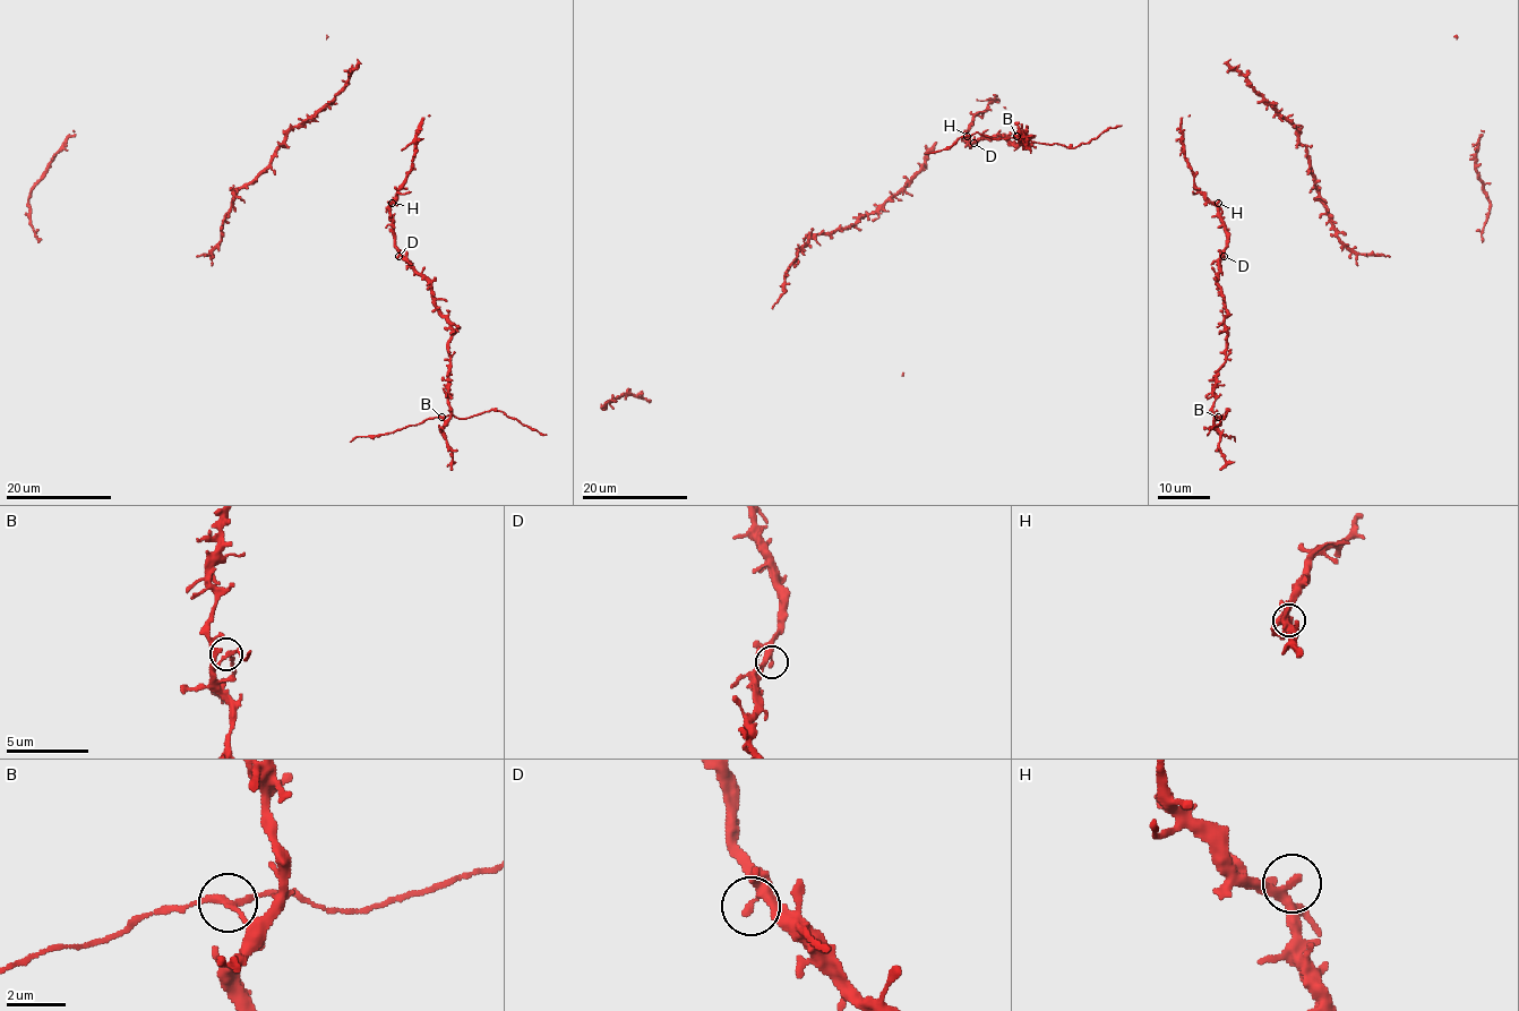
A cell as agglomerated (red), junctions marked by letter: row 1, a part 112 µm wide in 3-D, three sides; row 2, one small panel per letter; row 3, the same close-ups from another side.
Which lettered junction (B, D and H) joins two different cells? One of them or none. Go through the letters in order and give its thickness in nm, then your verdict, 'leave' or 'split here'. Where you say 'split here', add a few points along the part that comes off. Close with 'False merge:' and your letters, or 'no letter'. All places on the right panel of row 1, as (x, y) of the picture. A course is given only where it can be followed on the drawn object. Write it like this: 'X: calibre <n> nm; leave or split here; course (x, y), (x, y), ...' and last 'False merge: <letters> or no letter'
B: calibre 190 nm; split here; course (1218, 417), (1224, 418), (1229, 411), (1207, 435)
D: calibre 280 nm; leave
H: calibre 260 nm; leave
False merge: B

